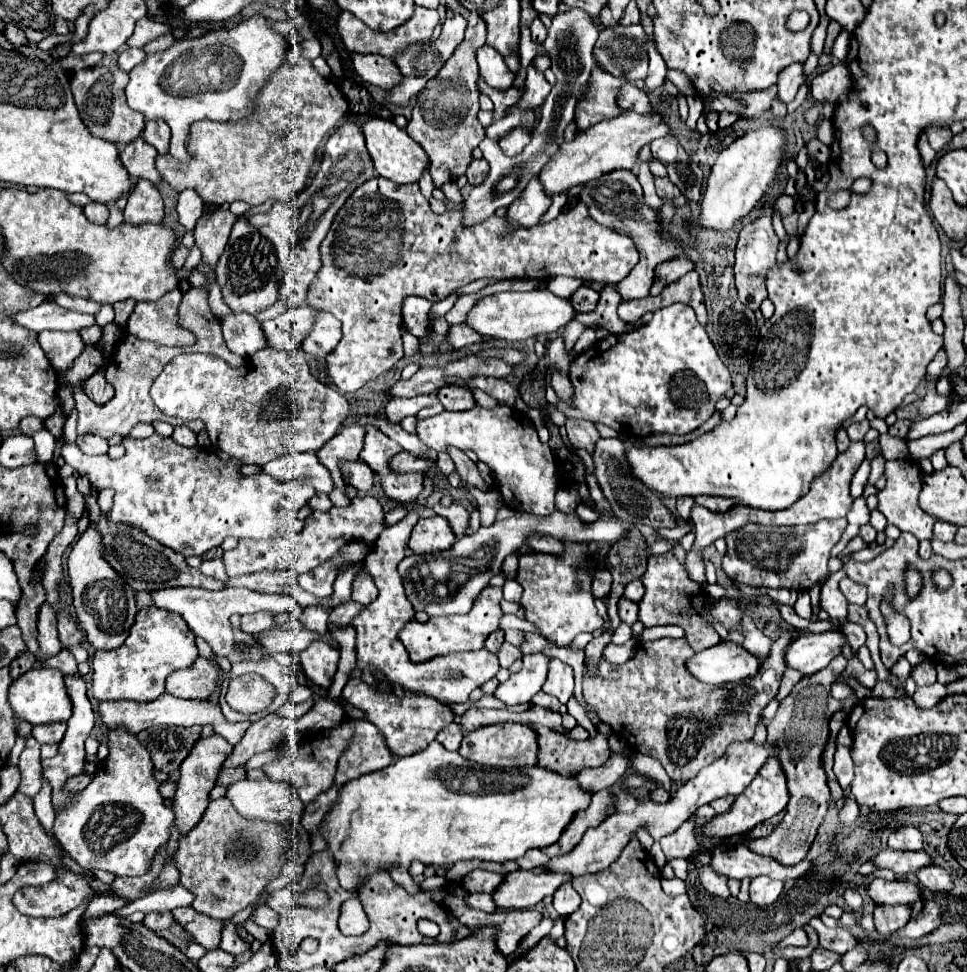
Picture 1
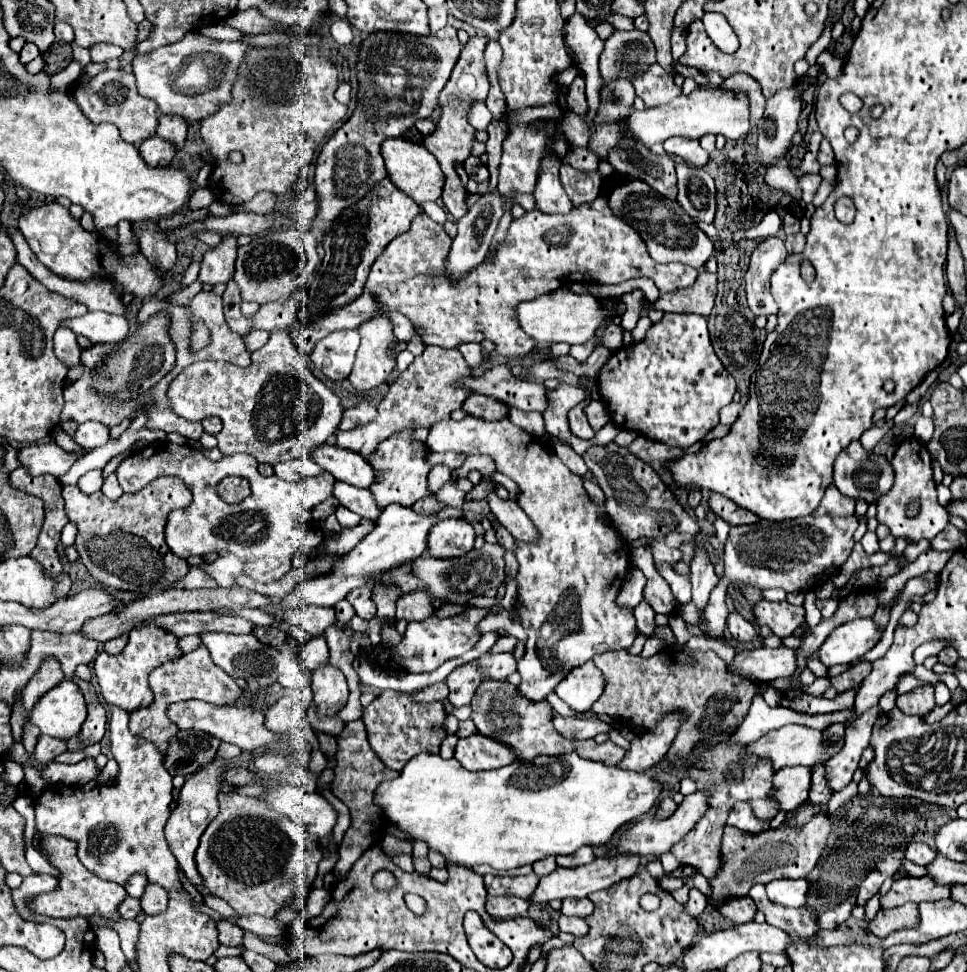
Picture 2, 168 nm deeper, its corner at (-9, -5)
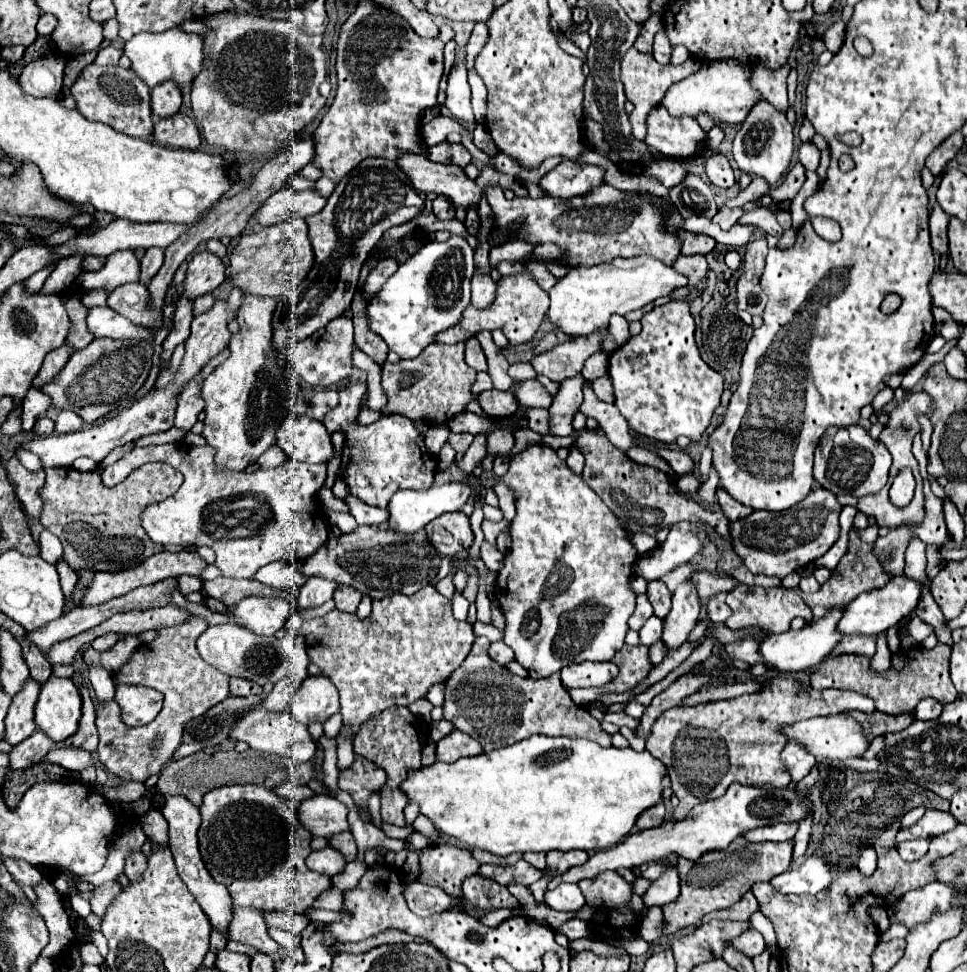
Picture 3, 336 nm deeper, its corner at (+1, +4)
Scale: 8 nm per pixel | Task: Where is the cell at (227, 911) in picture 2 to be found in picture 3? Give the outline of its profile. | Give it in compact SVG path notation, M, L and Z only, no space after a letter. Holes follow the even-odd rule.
M235 907L233 921L229 927L229 935L231 935L231 939L253 945L261 953L267 953L267 955L273 955L281 947L279 943L275 943L269 937L265 923L261 923L261 911L259 909Z

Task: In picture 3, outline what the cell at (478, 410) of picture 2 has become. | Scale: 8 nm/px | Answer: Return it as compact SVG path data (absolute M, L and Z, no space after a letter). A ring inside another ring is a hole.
M485 391L481 393L479 397L479 405L481 409L485 411L485 415L489 417L499 417L499 419L505 419L505 417L513 417L519 409L519 403L513 395L513 391Z

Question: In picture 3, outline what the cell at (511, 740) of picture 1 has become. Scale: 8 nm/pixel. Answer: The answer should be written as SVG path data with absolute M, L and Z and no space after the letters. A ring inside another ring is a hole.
M461 731L449 733L435 747L437 761L443 761L443 763L455 763L461 757L473 757L473 755L479 755L481 751L483 751L481 745L473 737Z

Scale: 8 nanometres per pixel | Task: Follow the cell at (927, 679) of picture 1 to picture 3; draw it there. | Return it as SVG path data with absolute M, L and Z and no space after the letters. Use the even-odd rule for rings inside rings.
M923 699L923 701L917 705L915 717L921 719L921 721L935 721L935 719L941 715L941 709L943 709L943 705L937 703L935 699Z

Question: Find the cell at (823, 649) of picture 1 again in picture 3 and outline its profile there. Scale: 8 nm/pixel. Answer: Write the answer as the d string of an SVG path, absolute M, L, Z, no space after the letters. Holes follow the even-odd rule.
M907 575L891 577L885 587L865 591L865 593L861 593L857 599L853 599L853 603L849 603L849 609L847 609L845 615L841 617L839 629L841 629L845 635L851 635L851 633L873 635L873 633L887 631L889 627L897 625L903 617L911 615L913 609L915 609L917 603L919 603L919 599L921 599L921 583L919 583L919 581L915 581L915 579L907 577Z

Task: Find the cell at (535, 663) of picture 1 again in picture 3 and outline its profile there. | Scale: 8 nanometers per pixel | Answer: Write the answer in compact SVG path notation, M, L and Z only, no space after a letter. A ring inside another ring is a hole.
M531 445L523 453L515 455L511 459L511 467L509 467L507 475L503 477L503 481L515 491L515 505L517 505L517 515L511 521L511 527L509 527L509 533L511 533L513 543L511 543L509 553L505 555L505 563L499 569L497 581L495 581L495 597L497 597L499 605L501 605L501 611L503 611L505 621L507 621L507 625L505 625L505 639L503 641L515 651L515 661L519 661L529 671L529 677L531 679L541 679L545 675L557 673L563 667L569 667L573 663L583 663L583 661L611 661L613 655L625 643L625 635L629 631L627 619L635 611L635 597L637 595L631 589L631 575L633 575L633 563L637 561L639 553L633 547L633 543L629 541L631 535L621 527L619 519L599 499L599 495L593 489L589 489L589 485L579 475L575 475L565 465L565 461L561 461L557 457L557 453L551 447L547 447L547 445Z

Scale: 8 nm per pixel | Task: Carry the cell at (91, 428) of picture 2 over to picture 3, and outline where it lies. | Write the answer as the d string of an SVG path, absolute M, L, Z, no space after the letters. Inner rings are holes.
M61 411L57 421L55 421L55 433L73 433L83 425L83 421L73 413L73 411Z

